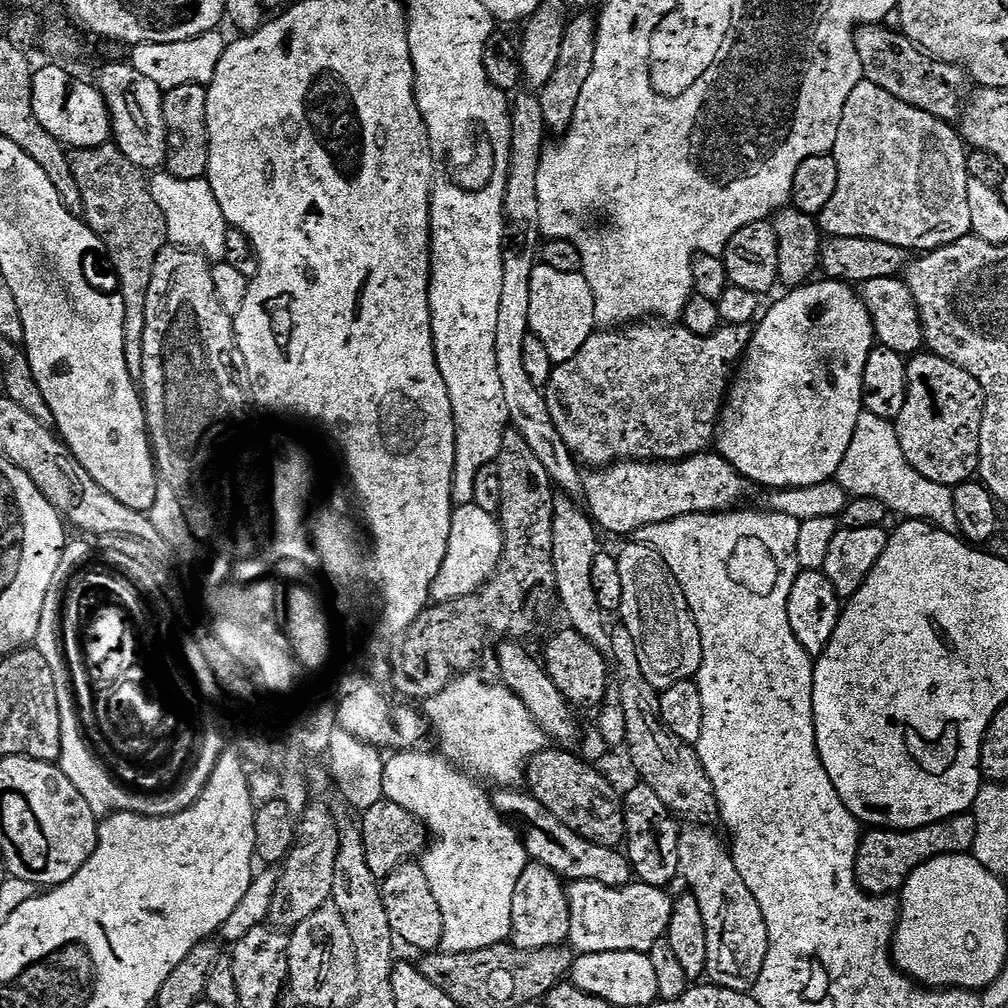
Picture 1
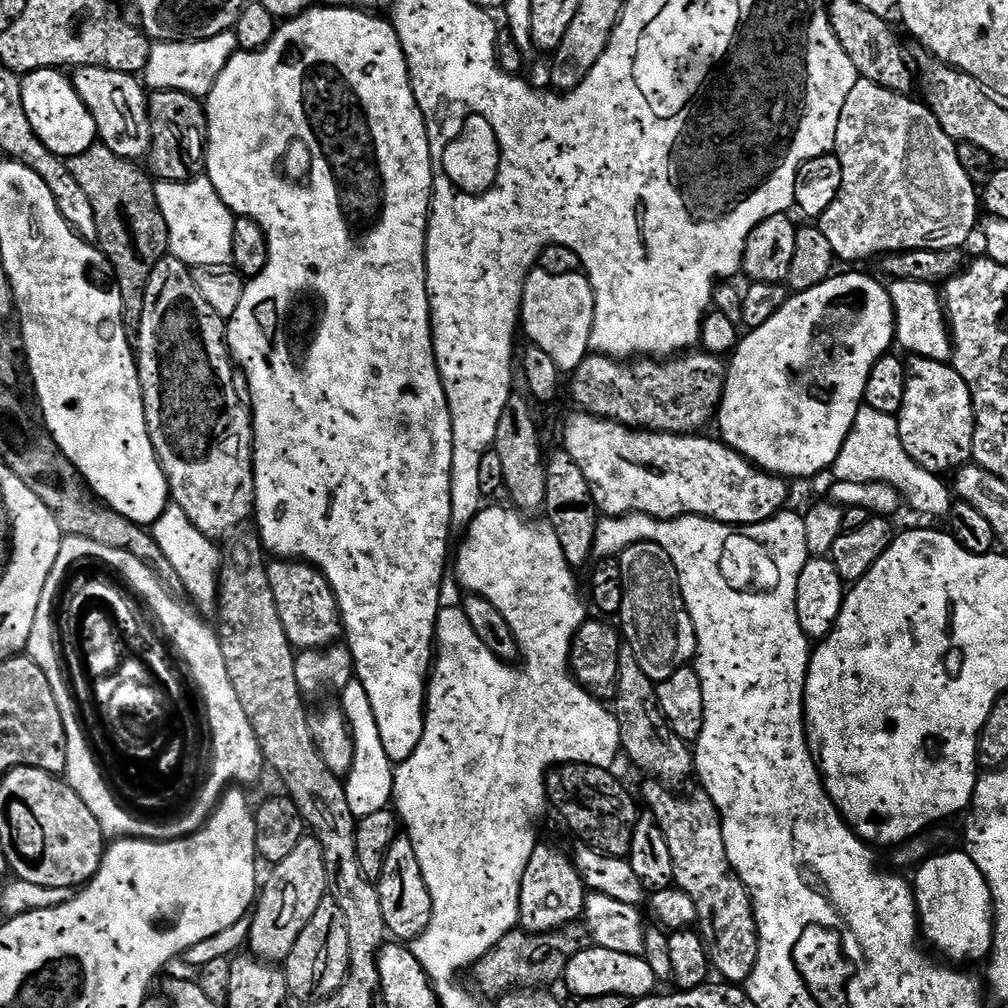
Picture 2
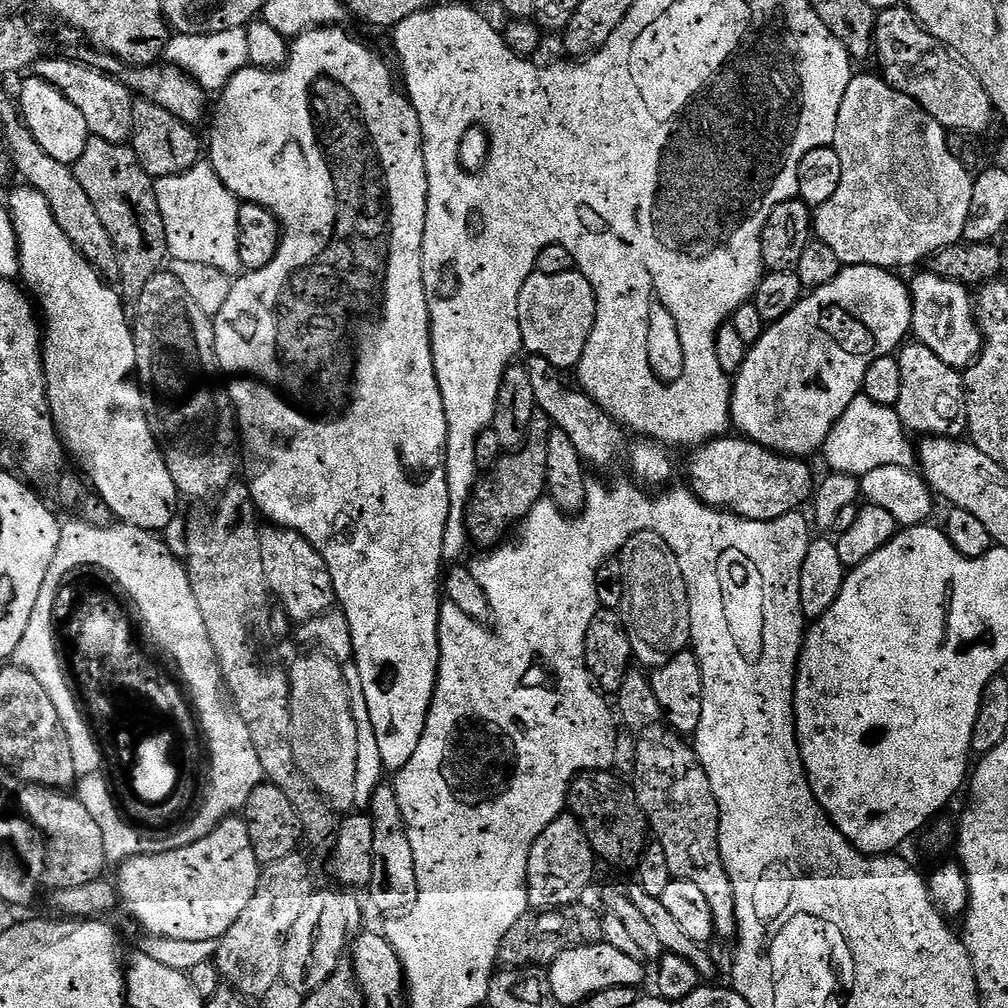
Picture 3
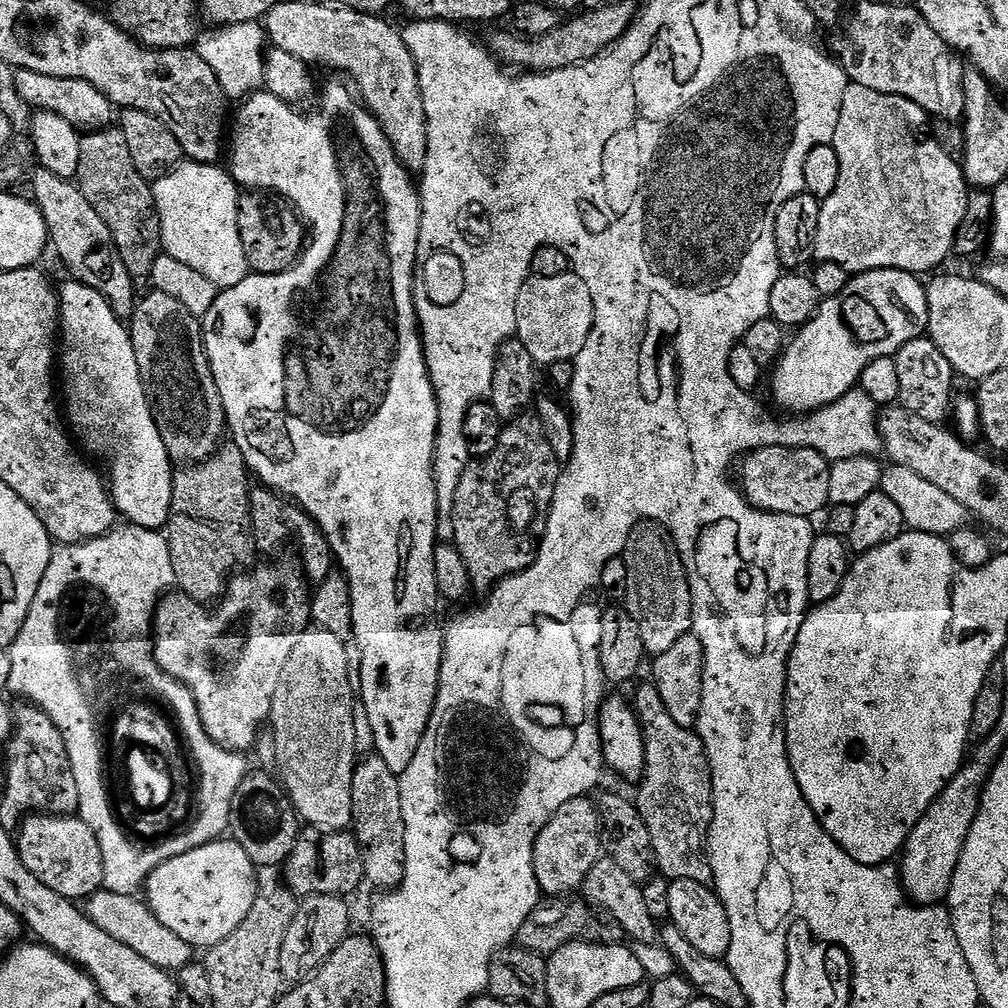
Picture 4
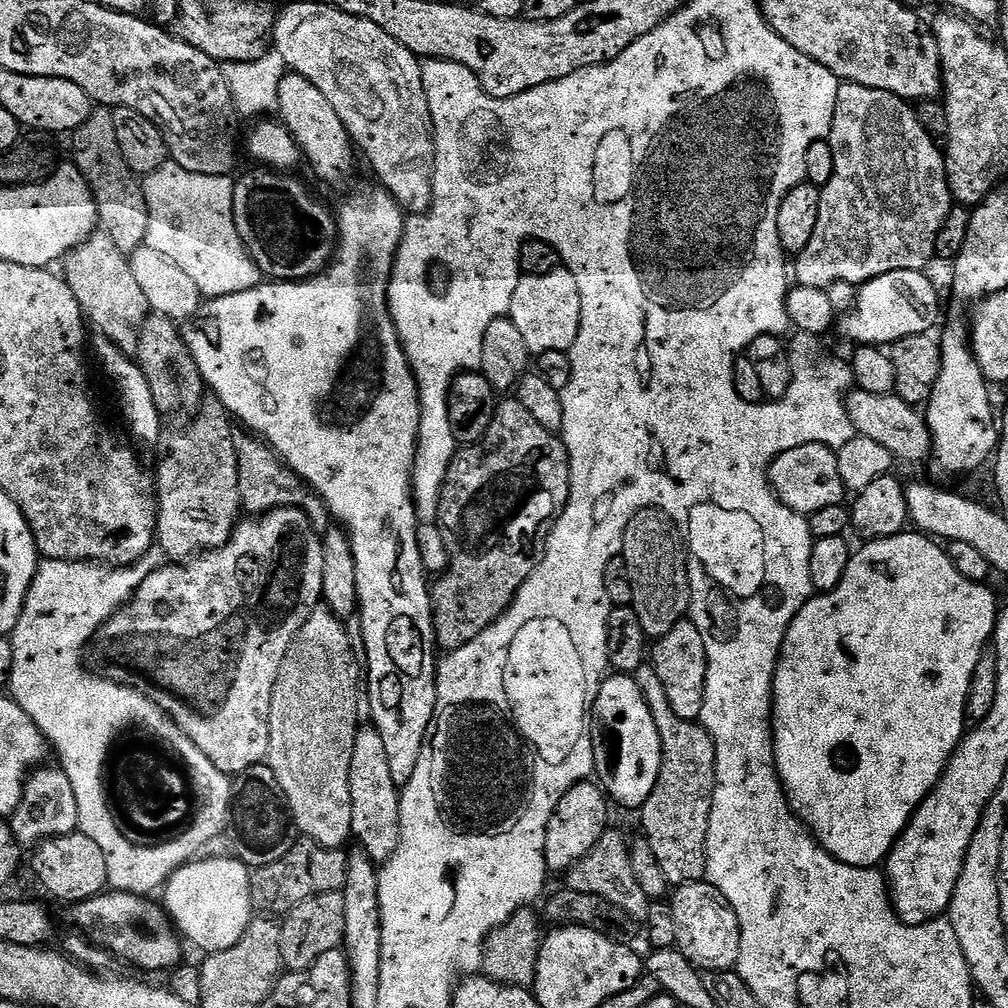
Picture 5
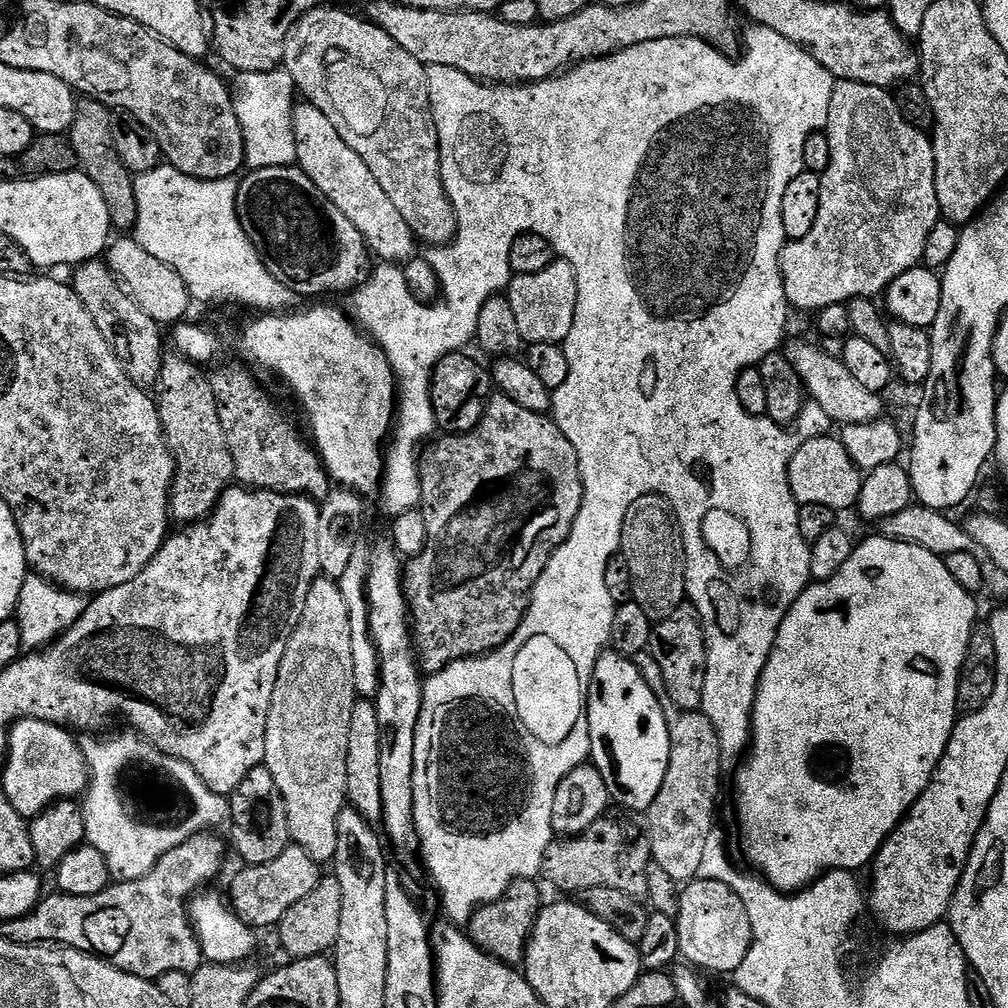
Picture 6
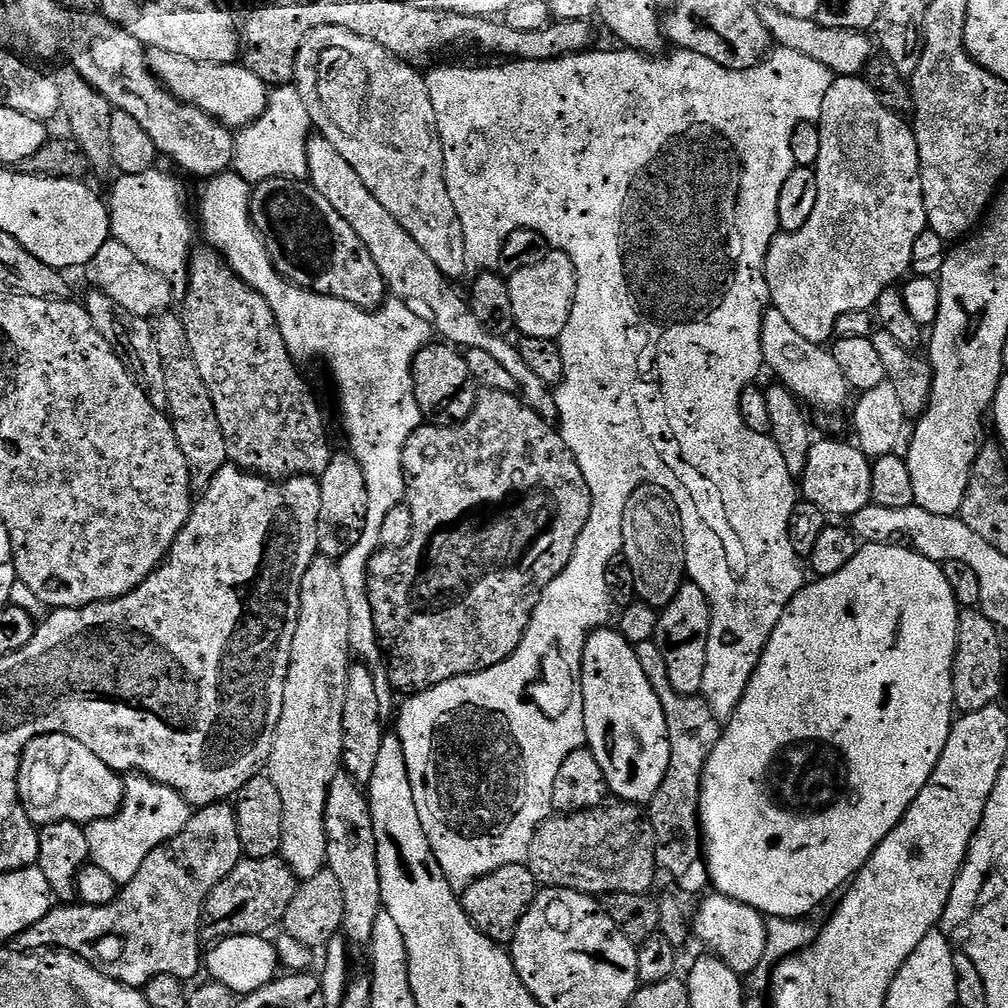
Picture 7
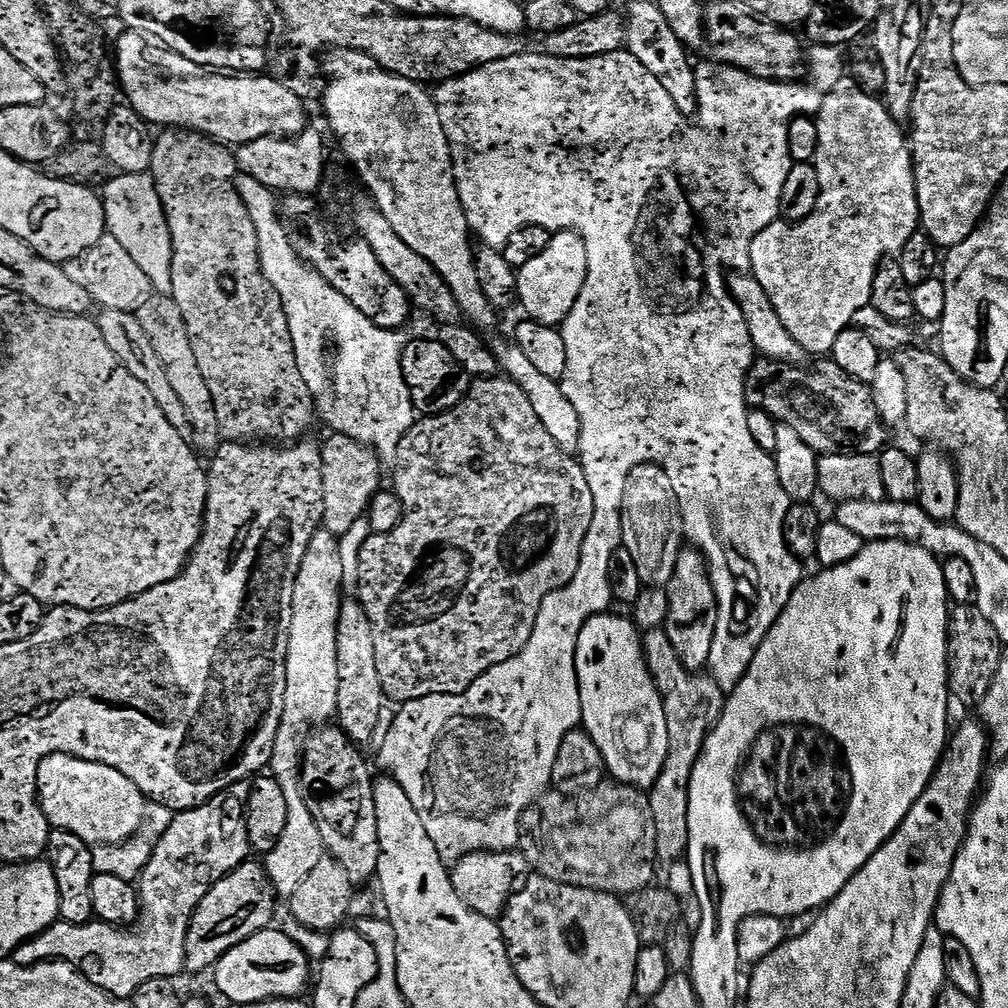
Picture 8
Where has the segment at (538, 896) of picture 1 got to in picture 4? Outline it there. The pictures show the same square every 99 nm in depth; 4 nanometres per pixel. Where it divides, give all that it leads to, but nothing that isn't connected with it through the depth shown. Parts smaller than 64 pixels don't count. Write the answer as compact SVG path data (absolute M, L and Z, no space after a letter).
M576 796L550 818L534 842L534 878L548 898L568 898L584 887L586 874L602 859L600 810L588 796Z

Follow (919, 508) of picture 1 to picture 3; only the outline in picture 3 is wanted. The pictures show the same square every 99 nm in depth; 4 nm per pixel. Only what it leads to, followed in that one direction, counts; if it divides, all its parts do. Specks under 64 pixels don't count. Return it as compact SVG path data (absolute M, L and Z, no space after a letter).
M861 394L854 398L854 402L850 402L846 414L842 414L824 444L844 444L844 460L852 460L852 474L865 476L880 466L907 465L907 438L904 423L900 421L895 408L878 406Z

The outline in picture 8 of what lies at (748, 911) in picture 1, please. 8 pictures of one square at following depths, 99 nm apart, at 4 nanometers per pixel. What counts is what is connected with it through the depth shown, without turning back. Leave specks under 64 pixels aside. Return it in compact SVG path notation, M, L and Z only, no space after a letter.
M649 628L643 633L644 660L648 664L648 673L652 675L652 681L656 683L658 694L662 698L662 706L666 710L666 730L668 731L668 749L666 750L666 762L662 762L662 774L653 782L648 797L650 798L650 810L654 810L654 834L656 835L656 859L660 862L680 862L685 859L690 838L690 778L694 774L694 766L704 749L704 743L712 727L718 722L718 718L724 709L726 693L718 686L711 674L704 672L691 672L678 662L678 654L674 652L674 646L670 644L670 638L664 633L663 628Z

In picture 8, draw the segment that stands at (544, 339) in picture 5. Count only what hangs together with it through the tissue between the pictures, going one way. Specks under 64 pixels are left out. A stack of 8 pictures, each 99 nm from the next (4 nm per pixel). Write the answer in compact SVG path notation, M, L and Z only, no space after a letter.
M554 232L546 250L517 271L516 300L524 307L523 315L527 319L555 328L563 325L570 310L574 310L574 302L578 302L587 277L584 238L577 232Z

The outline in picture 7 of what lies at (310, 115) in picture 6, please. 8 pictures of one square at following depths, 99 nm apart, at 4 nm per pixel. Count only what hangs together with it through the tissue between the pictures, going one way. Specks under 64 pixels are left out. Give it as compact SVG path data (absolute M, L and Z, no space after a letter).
M319 134L313 135L308 141L308 174L307 179L326 198L330 198L330 206L354 226L354 234L362 238L366 250L378 262L378 270L382 278L388 284L389 293L395 299L402 300L422 322L426 322L434 329L435 335L441 341L447 342L461 350L473 348L474 350L486 350L506 366L513 375L519 391L522 393L524 403L529 404L535 412L549 422L555 421L558 416L556 397L553 389L534 370L530 368L522 358L519 347L511 344L503 335L491 332L485 324L478 320L478 314L474 314L469 297L464 296L455 288L453 281L430 262L430 254L410 238L410 234L382 206L375 194L368 188L366 182L358 176L358 170L338 154L338 150L330 142Z

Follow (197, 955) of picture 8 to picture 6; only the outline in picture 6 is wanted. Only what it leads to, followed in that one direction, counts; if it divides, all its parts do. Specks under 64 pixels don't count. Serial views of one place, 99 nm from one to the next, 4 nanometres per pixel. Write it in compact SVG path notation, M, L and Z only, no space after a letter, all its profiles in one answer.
M295 846L282 850L274 862L249 864L241 869L233 878L232 889L226 892L226 896L236 917L253 930L275 929L286 910L290 910L294 902L302 902L302 898L306 898L306 894L310 894L310 890L314 890L314 886L318 886L322 879L321 865L316 864L314 858L306 854L306 850Z

